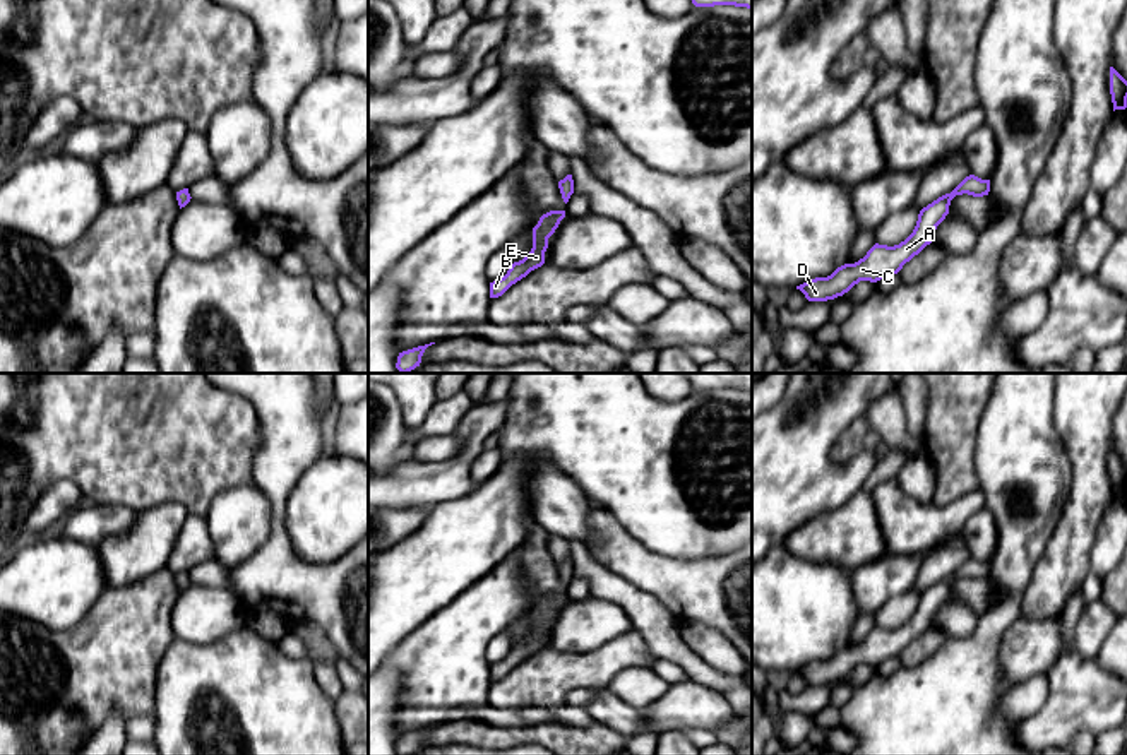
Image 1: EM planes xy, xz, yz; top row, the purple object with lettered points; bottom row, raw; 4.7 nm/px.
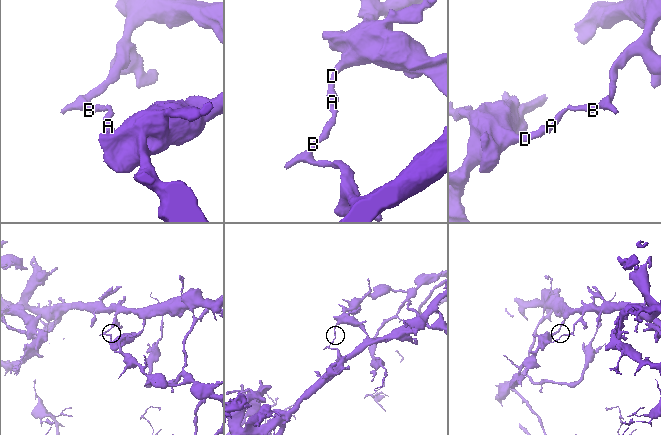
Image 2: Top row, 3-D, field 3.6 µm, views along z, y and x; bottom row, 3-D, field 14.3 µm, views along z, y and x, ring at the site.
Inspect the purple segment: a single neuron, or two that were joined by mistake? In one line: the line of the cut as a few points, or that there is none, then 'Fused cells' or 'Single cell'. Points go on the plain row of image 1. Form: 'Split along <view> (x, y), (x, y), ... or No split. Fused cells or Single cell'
Split along yz (953, 574), (958, 577). Fused cells

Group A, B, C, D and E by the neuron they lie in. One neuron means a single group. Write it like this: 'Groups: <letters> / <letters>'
Groups: A C D / B E

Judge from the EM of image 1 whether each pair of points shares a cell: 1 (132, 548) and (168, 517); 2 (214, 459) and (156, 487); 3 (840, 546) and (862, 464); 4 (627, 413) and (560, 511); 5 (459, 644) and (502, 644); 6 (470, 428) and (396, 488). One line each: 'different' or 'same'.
1: same
2: same
3: different
4: different
5: different
6: same

